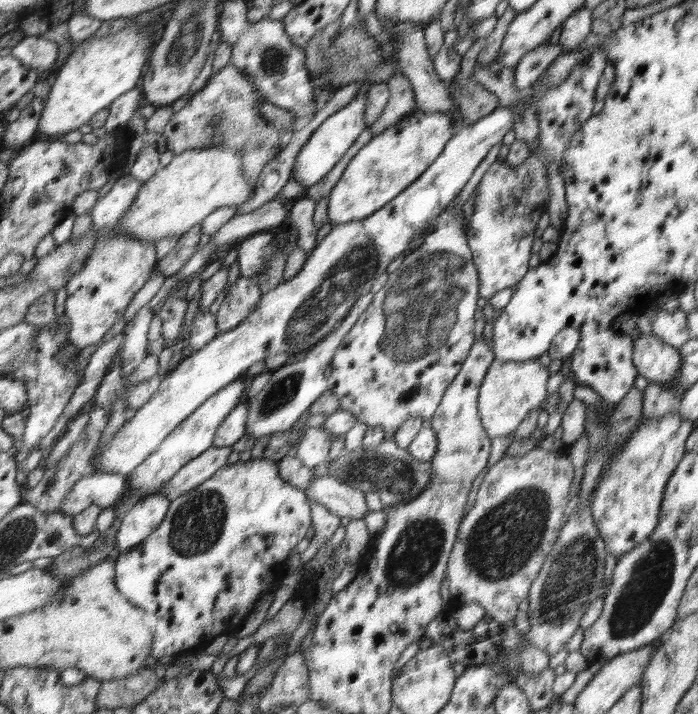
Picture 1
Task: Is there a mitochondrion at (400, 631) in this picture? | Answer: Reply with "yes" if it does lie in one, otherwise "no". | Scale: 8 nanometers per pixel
no

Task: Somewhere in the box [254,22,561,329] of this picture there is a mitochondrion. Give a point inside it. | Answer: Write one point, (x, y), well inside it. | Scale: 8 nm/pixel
(272, 56)

